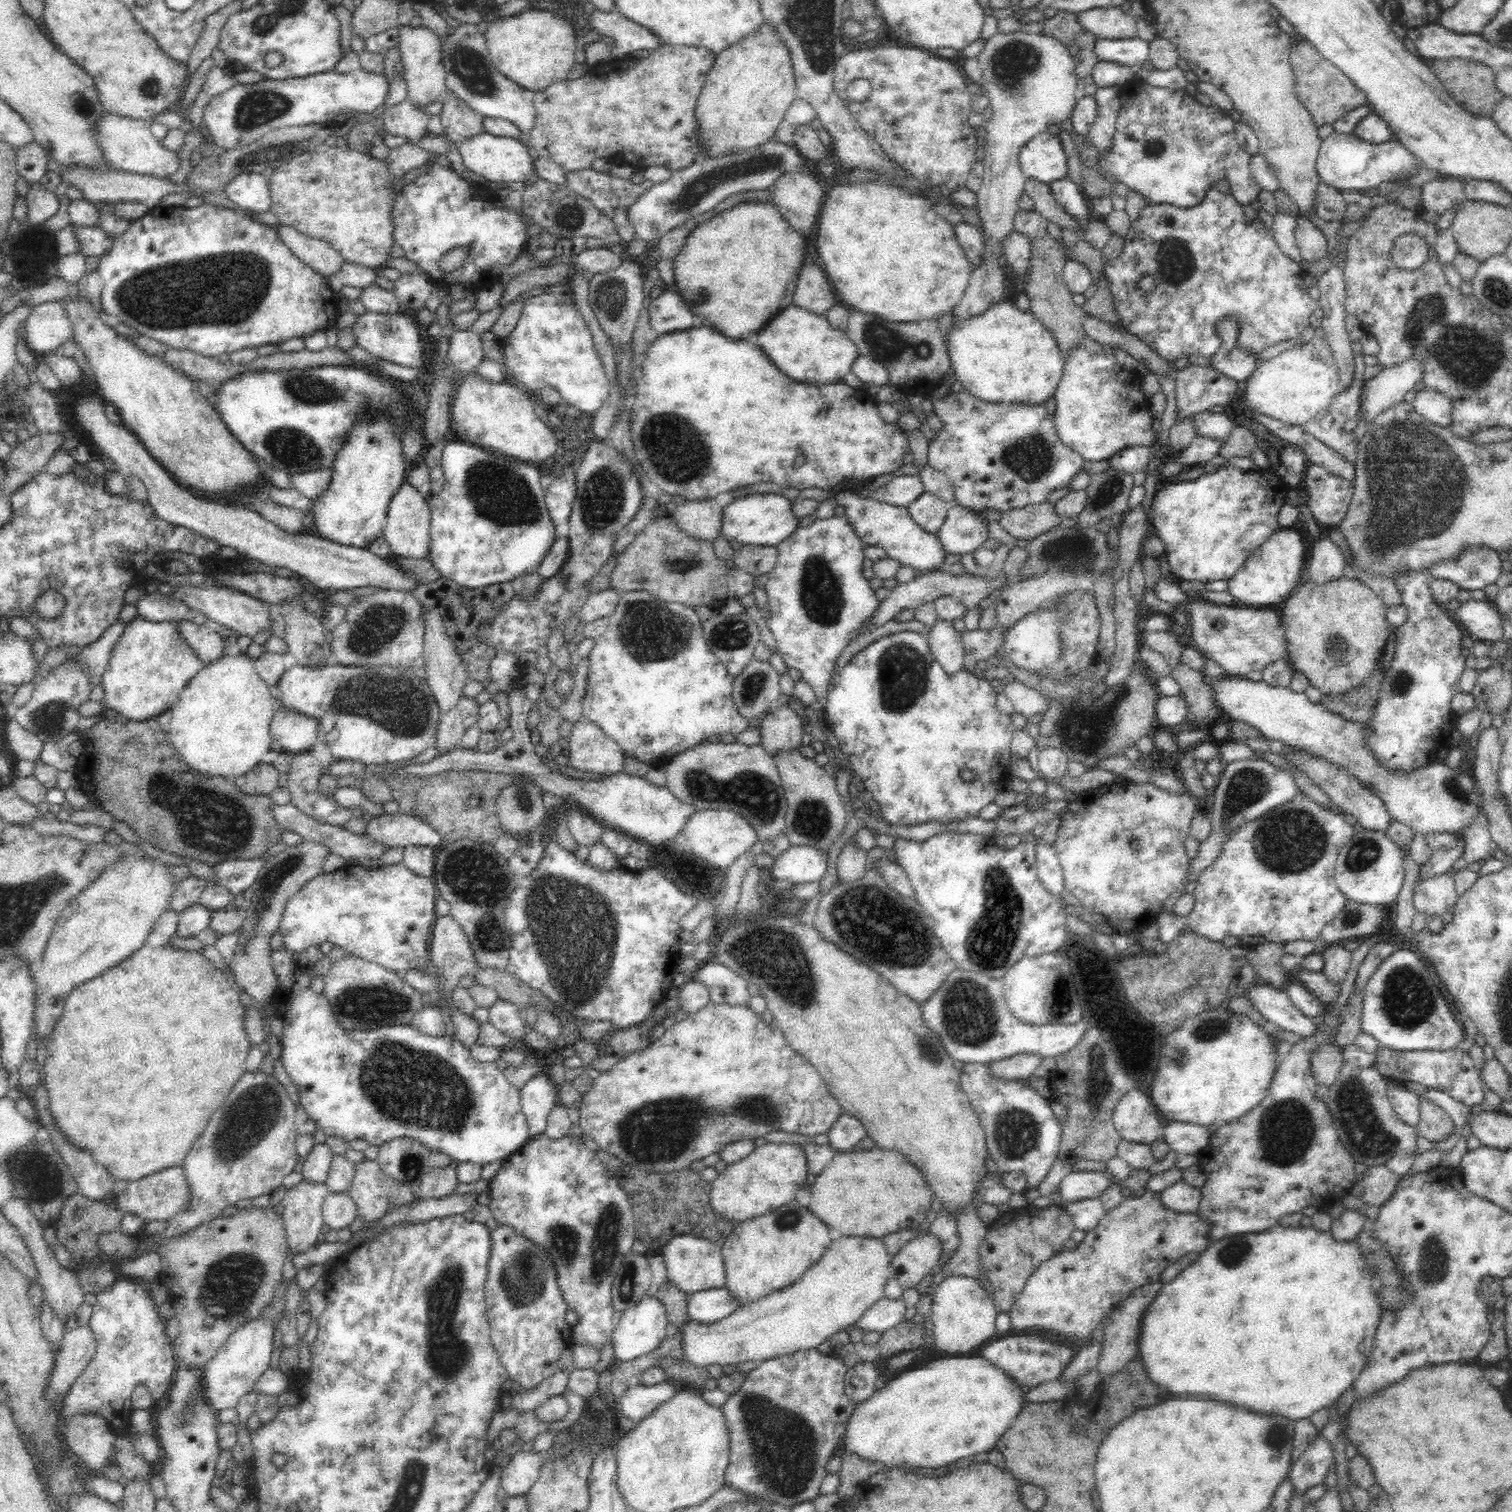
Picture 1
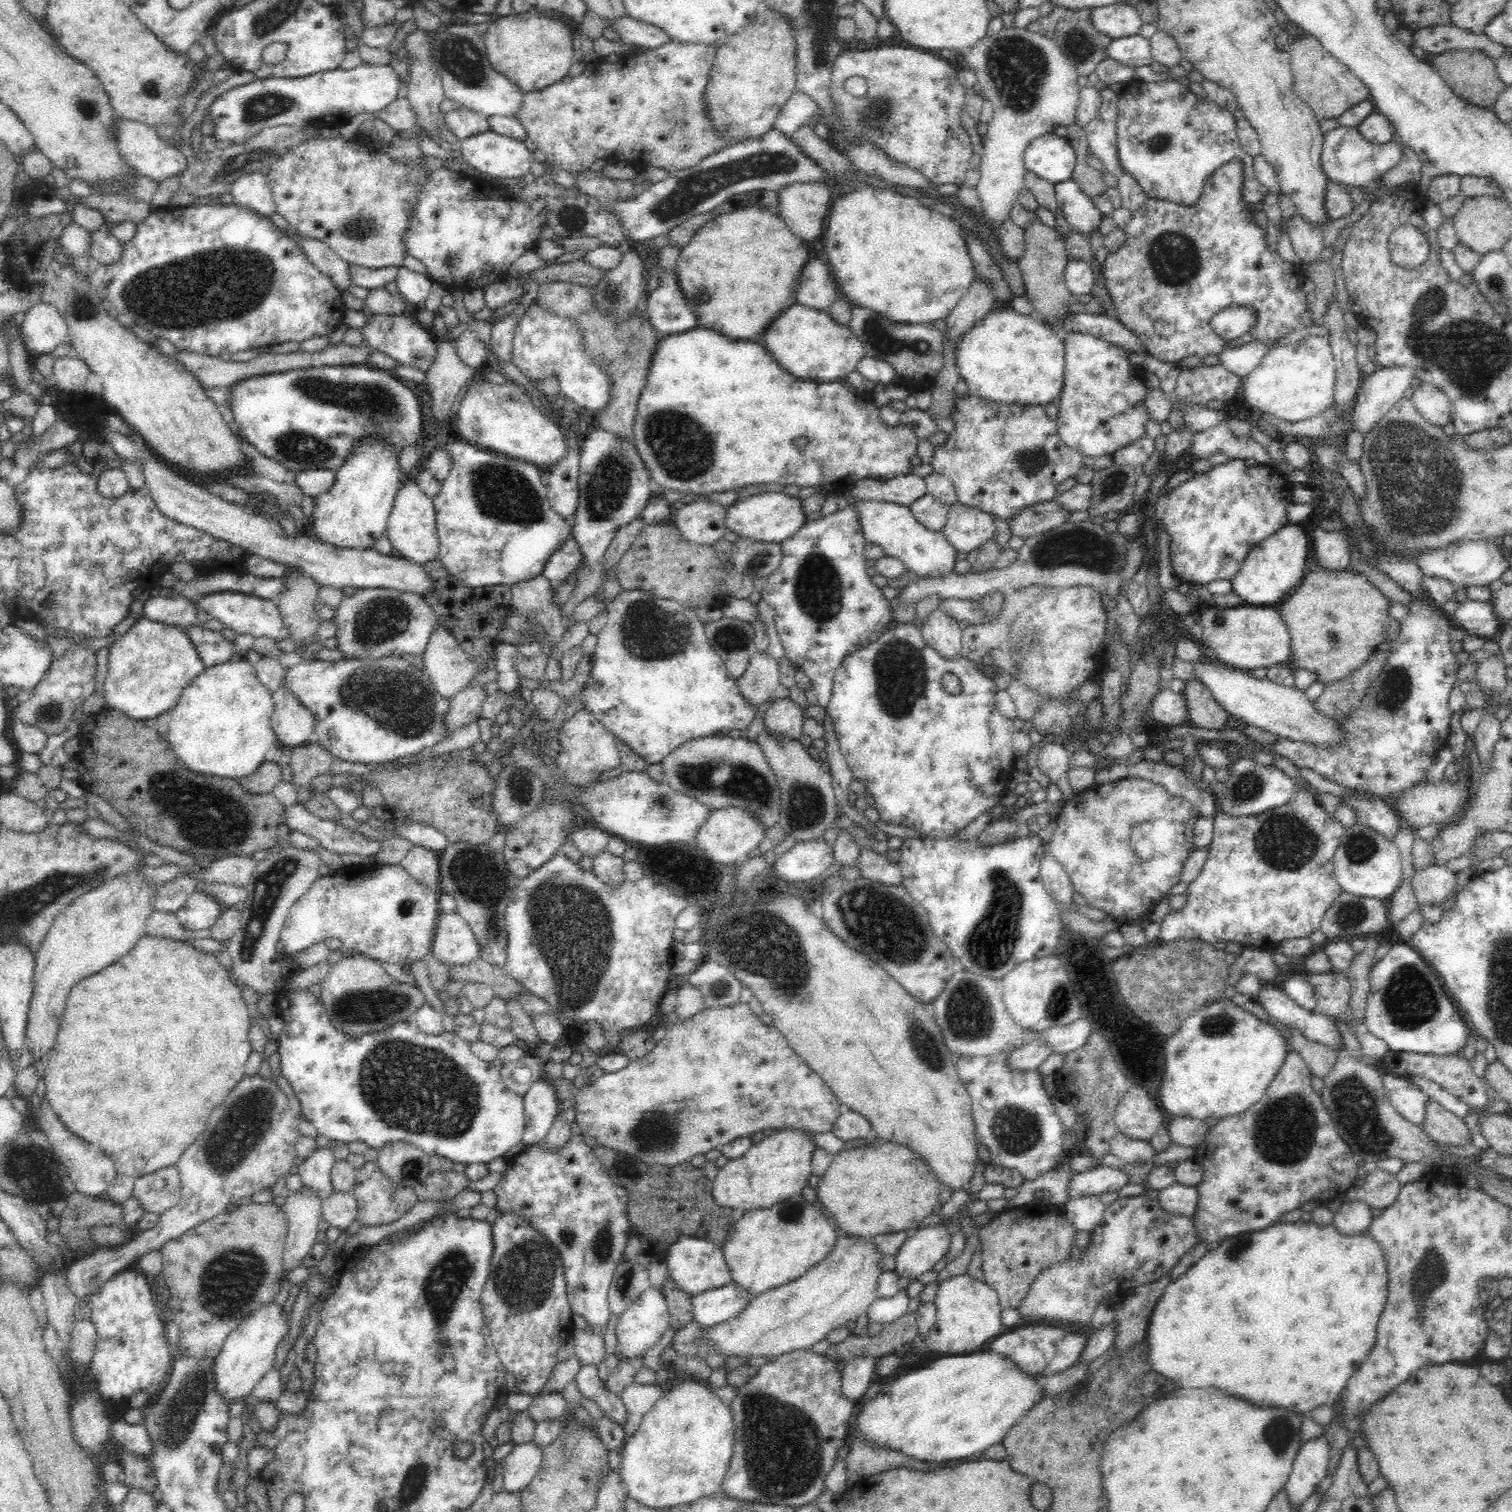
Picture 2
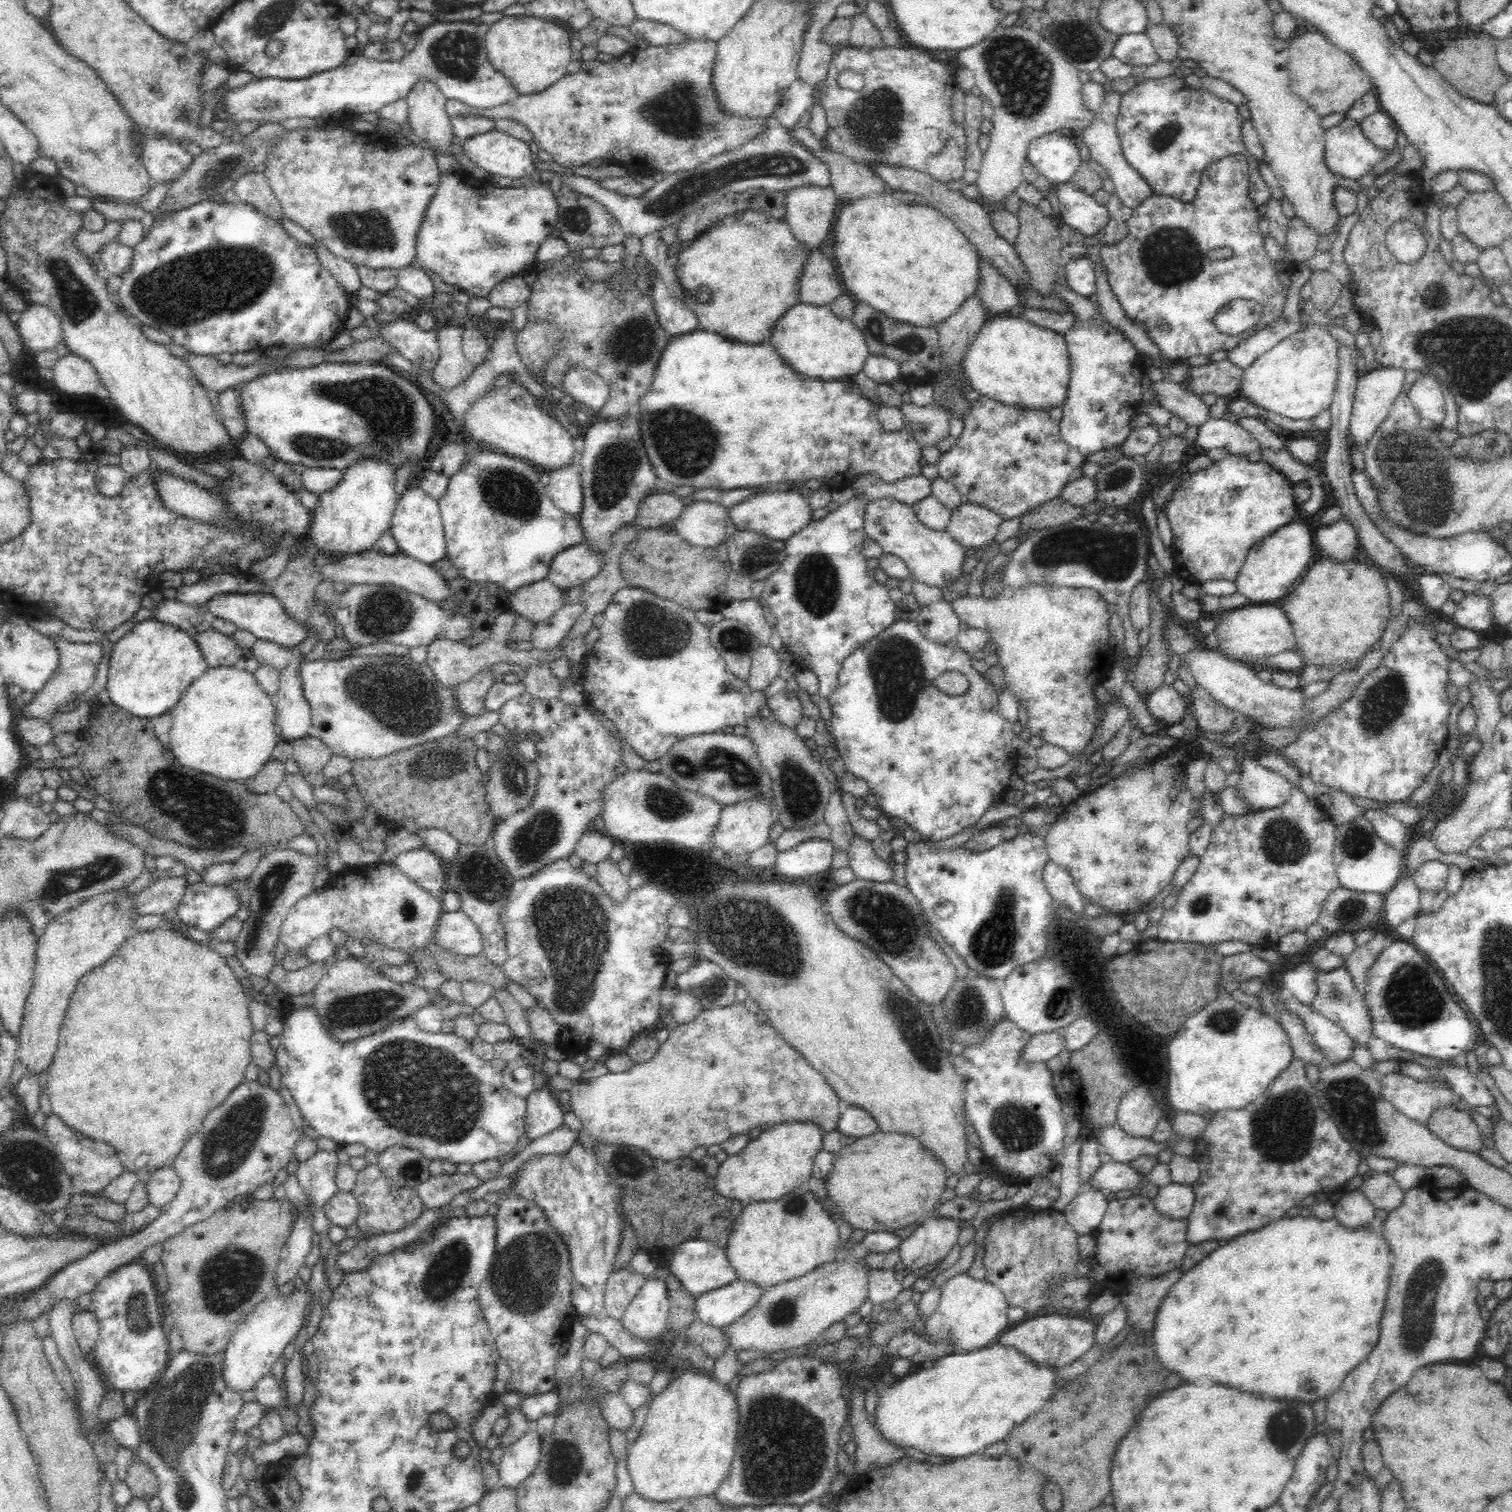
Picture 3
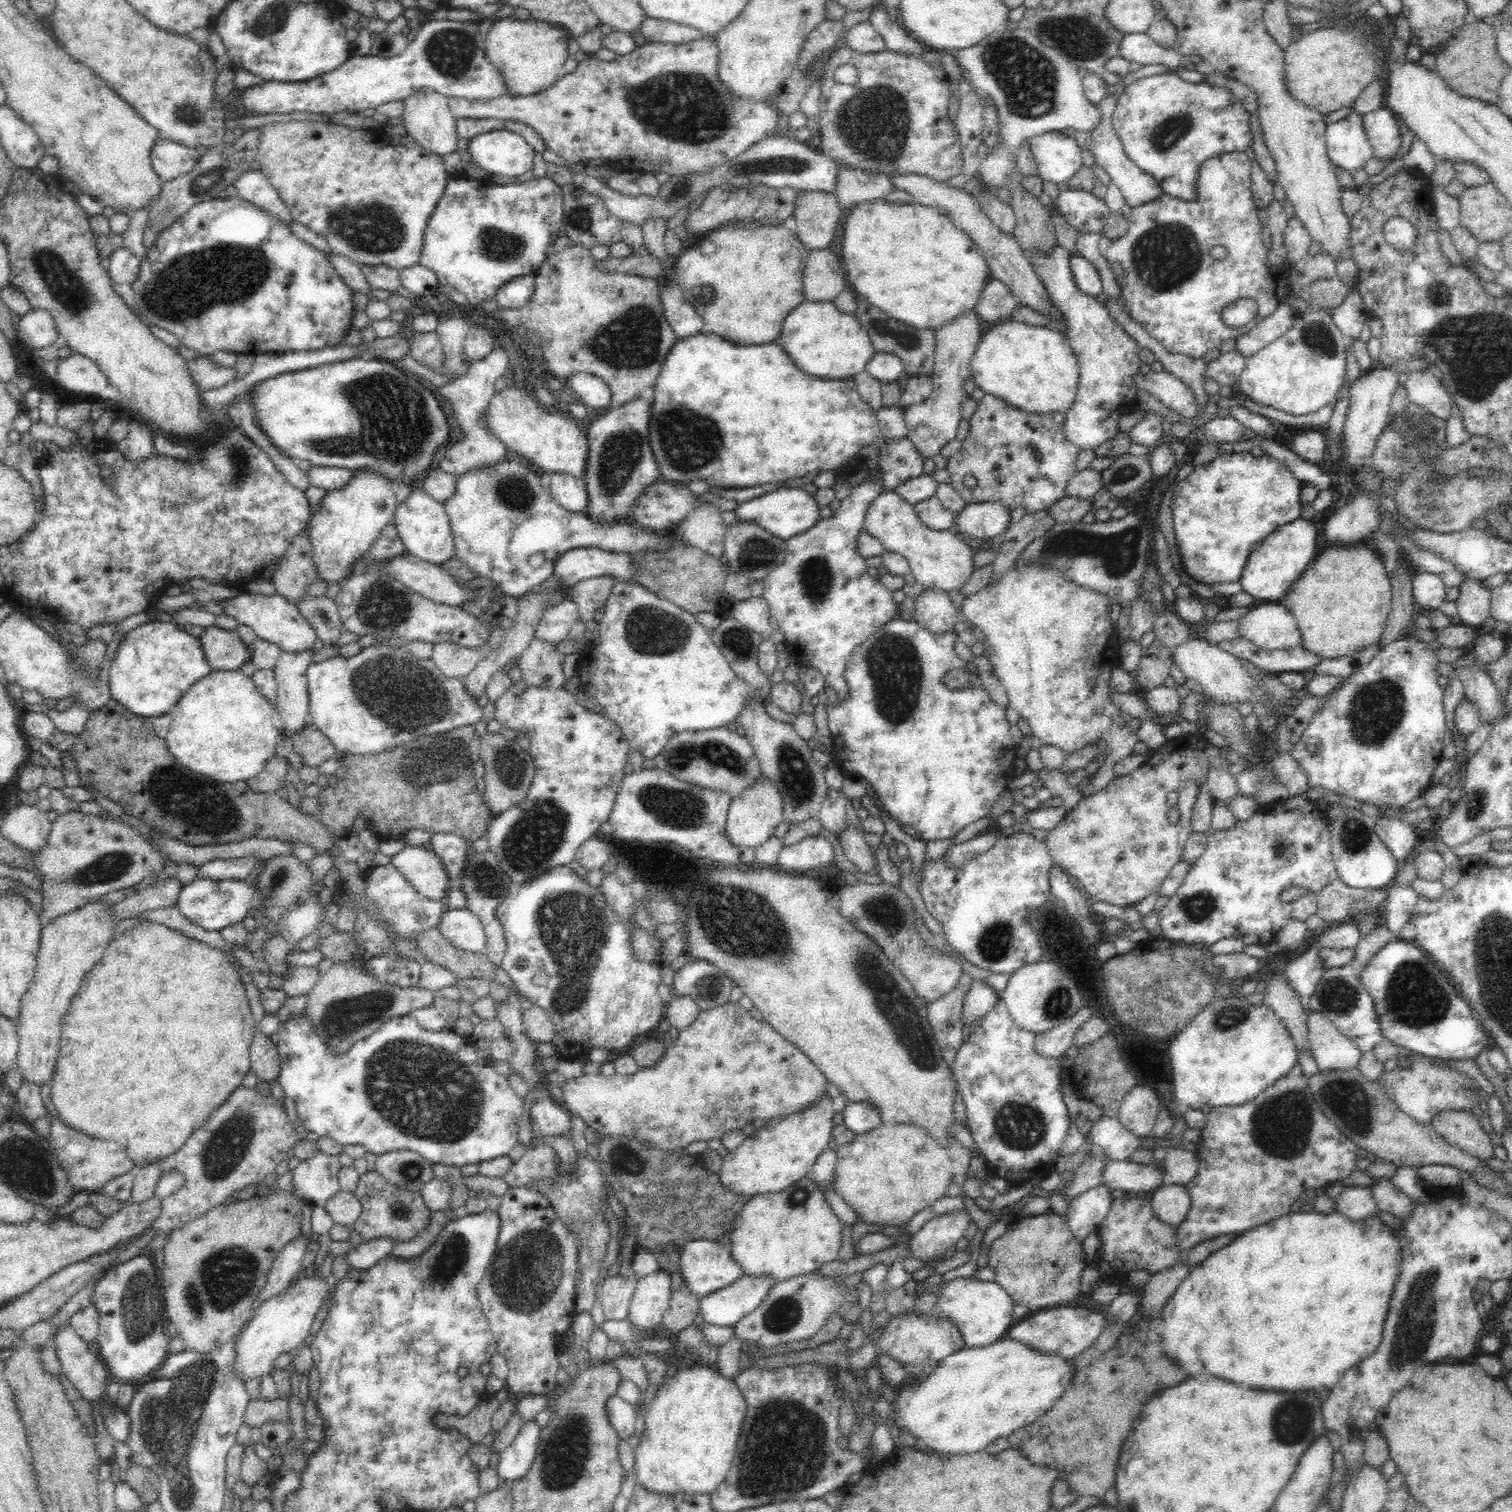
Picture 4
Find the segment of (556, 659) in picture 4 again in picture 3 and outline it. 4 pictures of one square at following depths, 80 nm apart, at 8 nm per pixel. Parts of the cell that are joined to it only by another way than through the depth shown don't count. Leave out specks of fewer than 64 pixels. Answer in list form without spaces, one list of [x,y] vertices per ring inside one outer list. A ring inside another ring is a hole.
[[[543,663],[526,669],[523,683],[526,686],[526,693],[530,693],[532,698],[551,703],[560,695],[560,681],[561,676],[554,674],[548,664]]]

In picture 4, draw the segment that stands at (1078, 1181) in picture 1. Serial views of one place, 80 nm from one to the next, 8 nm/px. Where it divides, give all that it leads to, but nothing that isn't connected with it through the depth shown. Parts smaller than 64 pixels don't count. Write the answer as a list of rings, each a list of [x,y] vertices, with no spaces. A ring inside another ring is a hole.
[[[1109,1159],[1104,1166],[1100,1182],[1108,1190],[1123,1190],[1131,1195],[1144,1195],[1148,1190],[1166,1184],[1164,1173],[1156,1169],[1156,1161],[1149,1166],[1136,1164],[1130,1160]]]

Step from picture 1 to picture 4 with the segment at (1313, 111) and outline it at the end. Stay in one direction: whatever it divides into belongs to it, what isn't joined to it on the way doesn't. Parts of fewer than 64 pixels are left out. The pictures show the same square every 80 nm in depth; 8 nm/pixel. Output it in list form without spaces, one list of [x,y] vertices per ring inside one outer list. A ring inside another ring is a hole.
[[[1327,27],[1304,34],[1285,49],[1285,76],[1291,97],[1326,116],[1352,106],[1380,69],[1352,30]]]

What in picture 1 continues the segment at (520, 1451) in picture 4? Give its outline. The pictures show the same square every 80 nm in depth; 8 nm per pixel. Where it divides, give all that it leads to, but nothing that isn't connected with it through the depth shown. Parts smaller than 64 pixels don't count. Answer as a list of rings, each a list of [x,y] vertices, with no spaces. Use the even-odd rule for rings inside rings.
[[[521,1451],[512,1456],[501,1478],[501,1488],[506,1491],[507,1497],[514,1498],[530,1492],[539,1478],[543,1460],[543,1454],[535,1451]]]

